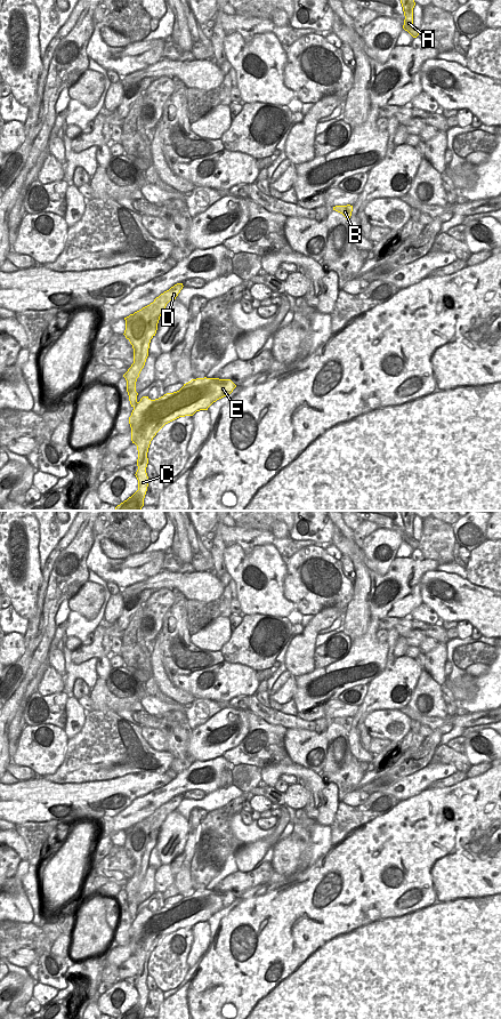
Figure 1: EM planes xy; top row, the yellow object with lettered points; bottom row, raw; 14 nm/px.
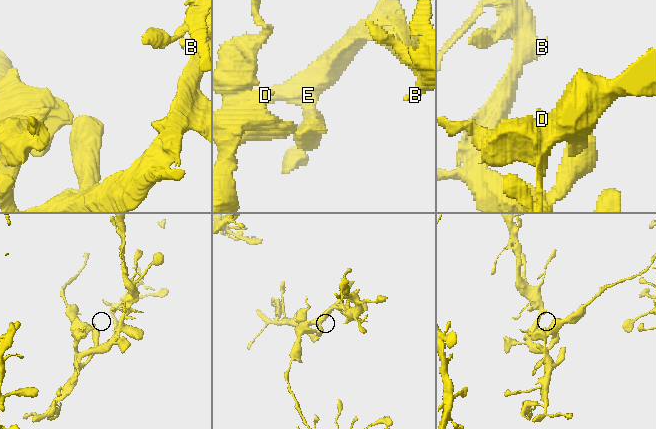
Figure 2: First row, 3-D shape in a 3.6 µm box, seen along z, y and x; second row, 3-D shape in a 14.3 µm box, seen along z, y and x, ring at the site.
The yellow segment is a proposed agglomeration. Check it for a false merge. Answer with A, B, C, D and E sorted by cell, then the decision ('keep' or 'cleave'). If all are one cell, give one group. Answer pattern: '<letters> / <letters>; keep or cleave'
A B C E / D; cleave

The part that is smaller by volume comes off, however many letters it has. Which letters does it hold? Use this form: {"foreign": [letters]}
{"foreign": ["D"]}

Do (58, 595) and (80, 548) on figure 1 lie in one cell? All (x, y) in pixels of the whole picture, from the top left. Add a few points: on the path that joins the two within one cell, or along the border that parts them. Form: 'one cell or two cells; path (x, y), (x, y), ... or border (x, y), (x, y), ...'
one cell; path (63, 584), (70, 574), (72, 560)

